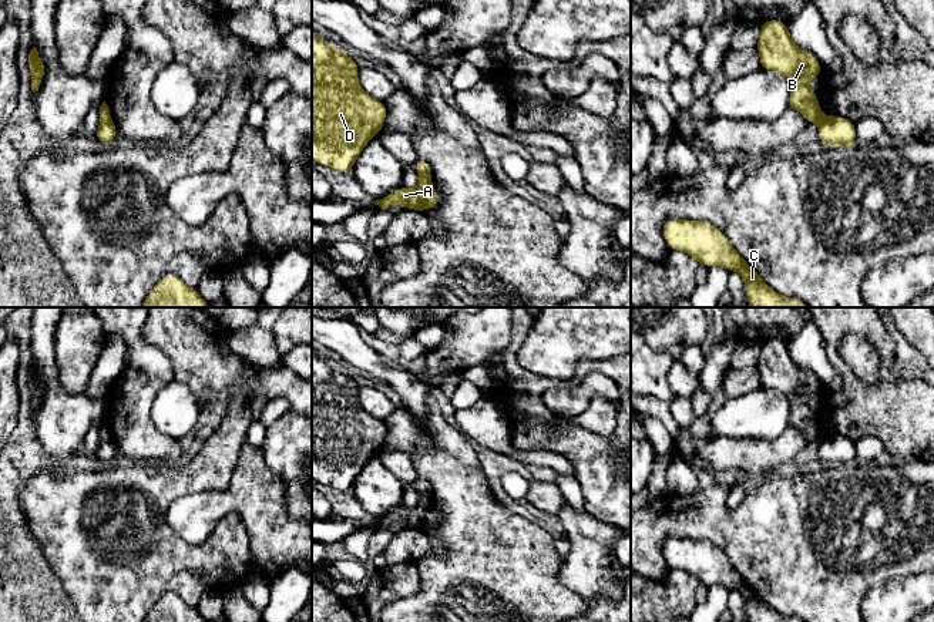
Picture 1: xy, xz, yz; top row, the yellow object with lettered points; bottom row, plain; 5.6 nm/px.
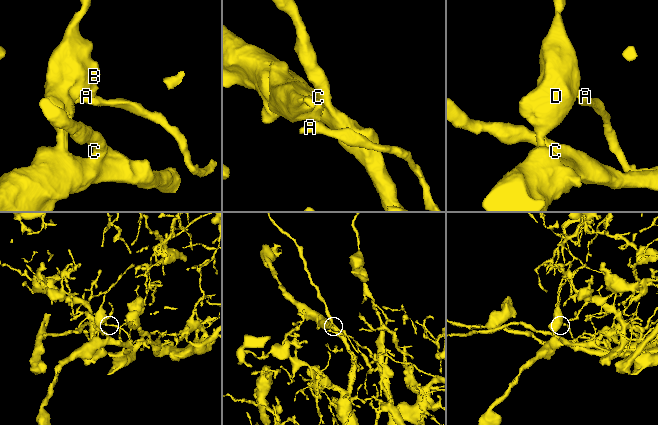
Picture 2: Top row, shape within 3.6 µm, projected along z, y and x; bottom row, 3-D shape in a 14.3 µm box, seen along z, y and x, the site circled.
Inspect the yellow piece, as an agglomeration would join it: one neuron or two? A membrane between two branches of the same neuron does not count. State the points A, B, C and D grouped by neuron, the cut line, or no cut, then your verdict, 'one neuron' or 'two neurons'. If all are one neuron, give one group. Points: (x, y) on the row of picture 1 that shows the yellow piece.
A / B C D | xz (430, 177), (420, 180) | two neurons

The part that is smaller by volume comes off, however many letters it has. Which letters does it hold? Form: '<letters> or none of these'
A

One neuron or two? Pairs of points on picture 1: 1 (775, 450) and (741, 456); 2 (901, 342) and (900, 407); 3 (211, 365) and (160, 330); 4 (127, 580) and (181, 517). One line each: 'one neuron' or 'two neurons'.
1: one neuron
2: two neurons
3: one neuron
4: two neurons

